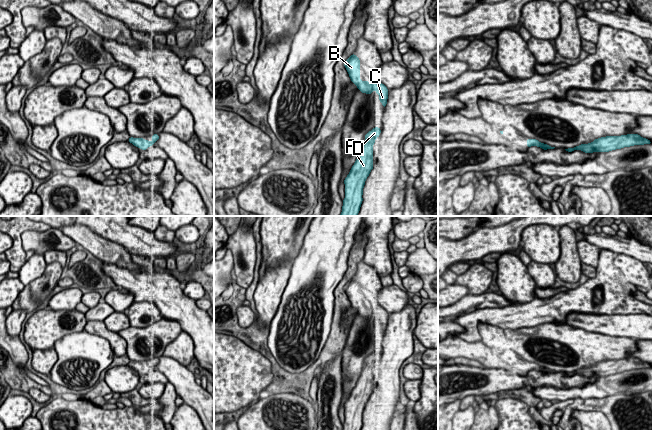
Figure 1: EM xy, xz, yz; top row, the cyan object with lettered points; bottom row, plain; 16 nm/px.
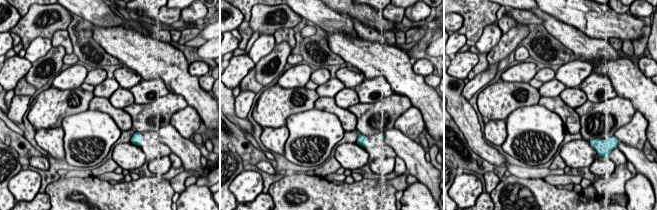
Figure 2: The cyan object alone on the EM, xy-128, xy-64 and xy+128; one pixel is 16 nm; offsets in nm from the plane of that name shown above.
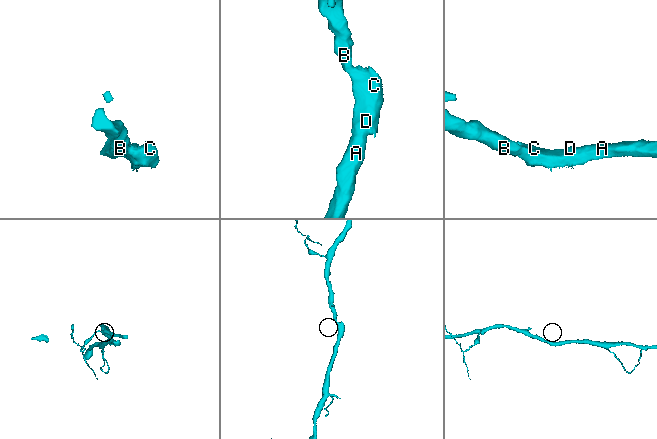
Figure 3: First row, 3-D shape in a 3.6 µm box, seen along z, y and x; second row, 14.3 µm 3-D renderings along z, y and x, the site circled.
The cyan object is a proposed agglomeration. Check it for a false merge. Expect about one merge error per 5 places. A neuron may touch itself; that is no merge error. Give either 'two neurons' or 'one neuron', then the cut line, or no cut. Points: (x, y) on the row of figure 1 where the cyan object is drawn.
one neuron | no cut

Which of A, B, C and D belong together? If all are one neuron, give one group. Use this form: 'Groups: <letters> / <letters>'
Groups: A B C D

